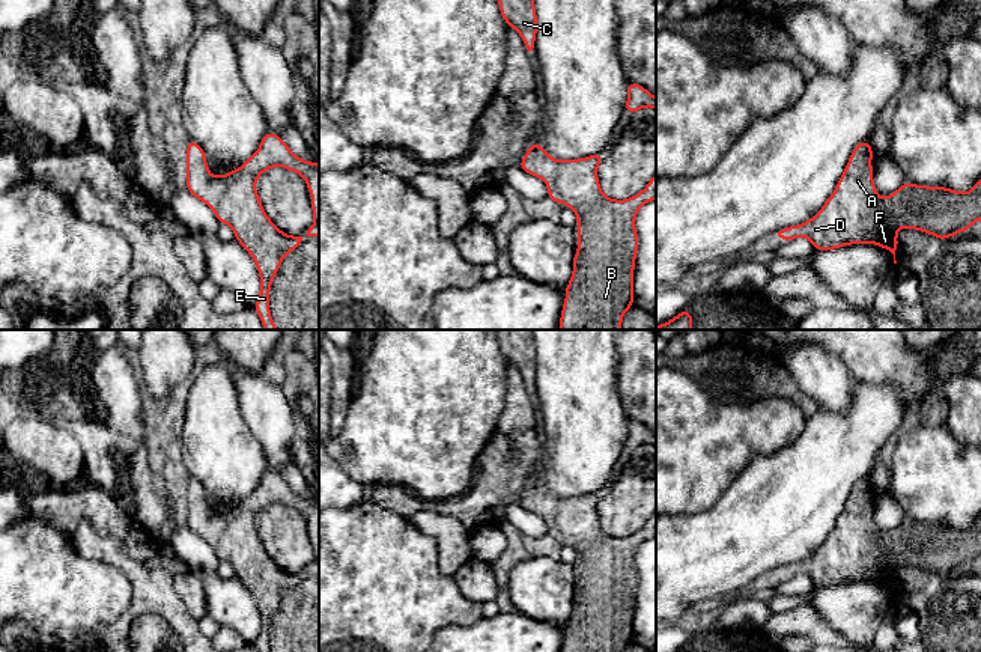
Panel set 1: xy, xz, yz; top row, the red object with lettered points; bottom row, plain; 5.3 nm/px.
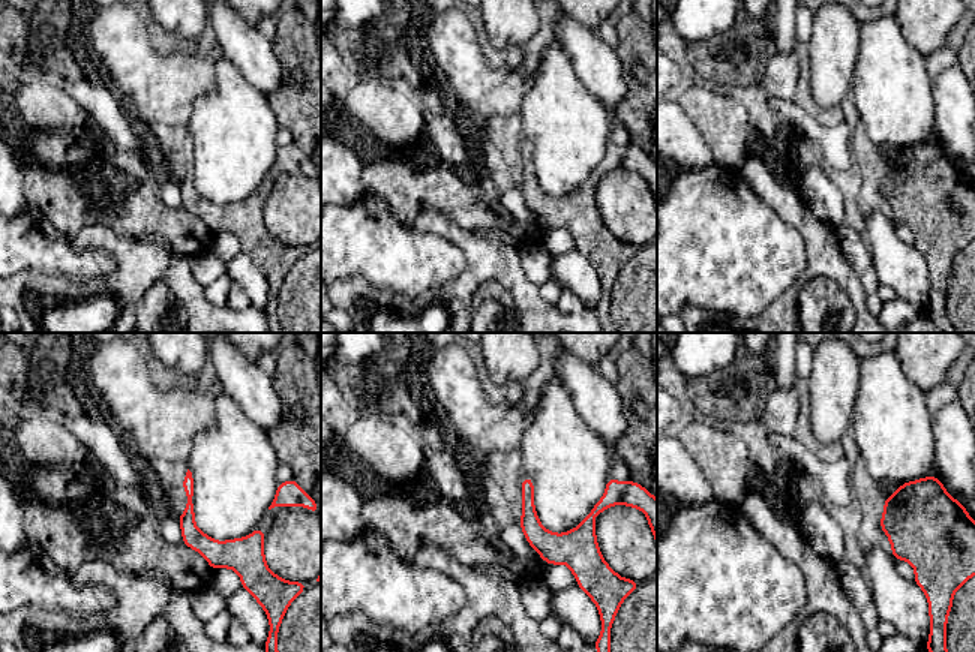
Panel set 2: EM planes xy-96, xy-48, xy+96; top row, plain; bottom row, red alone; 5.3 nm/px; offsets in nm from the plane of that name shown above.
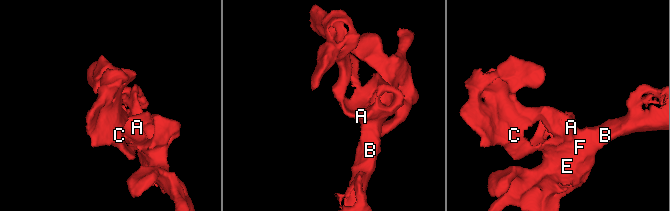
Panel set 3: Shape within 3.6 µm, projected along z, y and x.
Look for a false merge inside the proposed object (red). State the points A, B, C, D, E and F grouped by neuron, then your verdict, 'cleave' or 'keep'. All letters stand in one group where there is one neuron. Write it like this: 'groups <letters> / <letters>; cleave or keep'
groups A B C D E F; keep

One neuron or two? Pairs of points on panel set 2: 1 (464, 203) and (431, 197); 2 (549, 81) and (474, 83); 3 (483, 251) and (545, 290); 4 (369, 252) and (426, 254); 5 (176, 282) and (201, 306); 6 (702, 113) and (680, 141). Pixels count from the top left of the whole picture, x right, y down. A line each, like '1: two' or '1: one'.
1: one
2: two
3: two
4: one
5: one
6: two

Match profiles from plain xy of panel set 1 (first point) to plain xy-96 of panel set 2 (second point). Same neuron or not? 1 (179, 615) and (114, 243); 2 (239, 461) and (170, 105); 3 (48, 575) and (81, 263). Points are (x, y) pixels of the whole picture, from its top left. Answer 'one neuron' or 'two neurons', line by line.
1: one neuron
2: two neurons
3: one neuron

